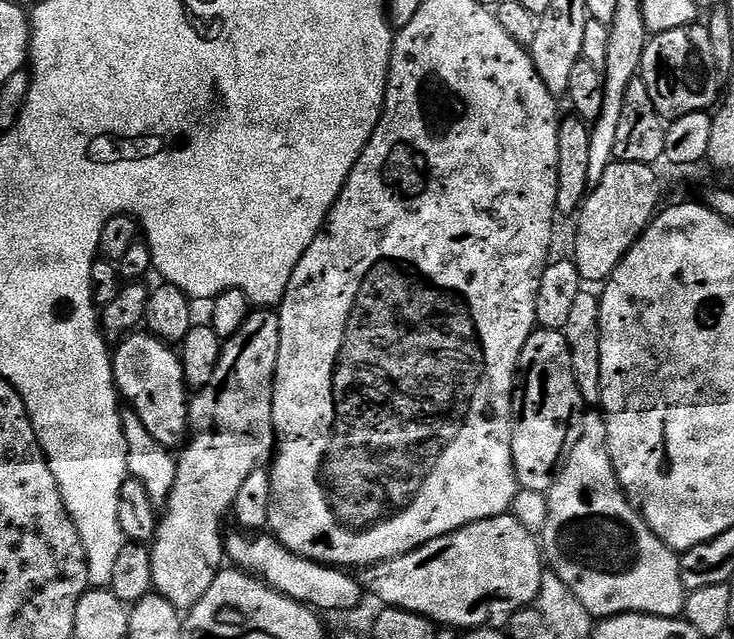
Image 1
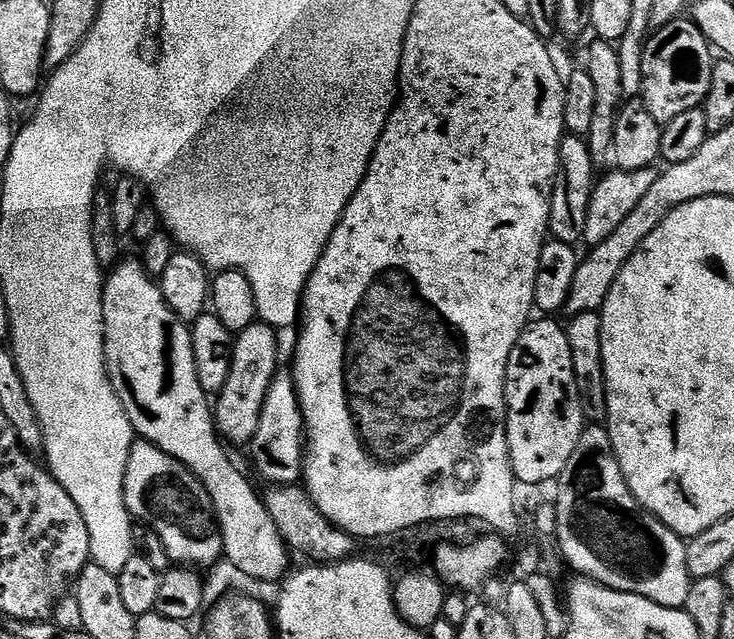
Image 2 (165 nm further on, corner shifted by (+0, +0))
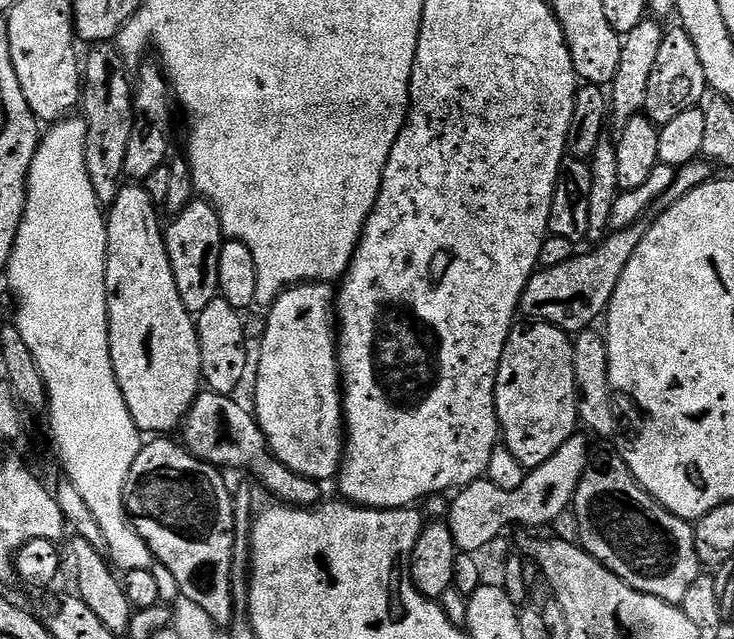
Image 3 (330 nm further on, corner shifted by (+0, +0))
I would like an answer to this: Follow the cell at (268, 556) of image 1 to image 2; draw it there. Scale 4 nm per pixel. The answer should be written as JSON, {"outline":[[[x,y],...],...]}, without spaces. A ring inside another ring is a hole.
{"outline":[[[121,259],[107,276],[104,301],[98,304],[99,315],[104,318],[104,365],[108,368],[108,380],[112,383],[114,394],[118,394],[130,418],[133,433],[141,440],[149,440],[158,450],[170,454],[170,458],[182,462],[204,483],[220,524],[223,557],[244,574],[261,579],[266,584],[281,581],[290,570],[290,550],[278,534],[261,493],[256,493],[255,486],[236,469],[235,462],[228,457],[229,449],[225,441],[216,430],[209,393],[202,390],[202,382],[198,382],[198,370],[194,366],[191,327],[180,320],[174,310],[170,310],[159,283],[148,275],[139,259]]]}

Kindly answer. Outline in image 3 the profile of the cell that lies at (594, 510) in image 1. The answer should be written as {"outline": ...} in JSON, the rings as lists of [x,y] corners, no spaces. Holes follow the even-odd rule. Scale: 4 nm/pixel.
{"outline":[[[615,449],[596,451],[581,476],[572,511],[579,524],[579,544],[632,589],[681,605],[687,590],[701,575],[693,525],[670,514],[633,476]]]}

